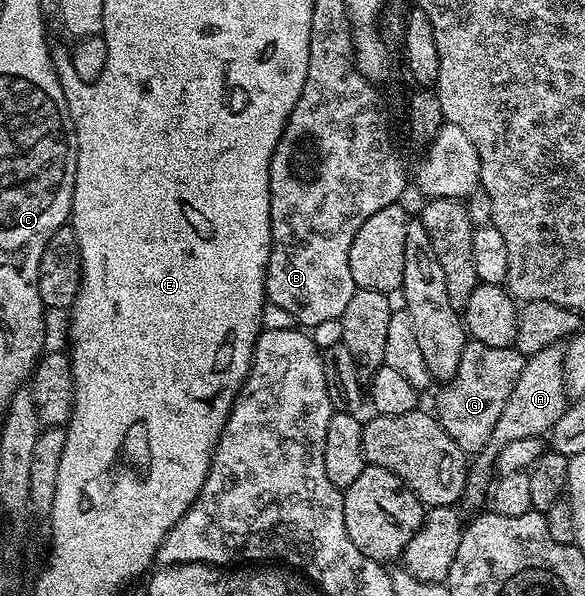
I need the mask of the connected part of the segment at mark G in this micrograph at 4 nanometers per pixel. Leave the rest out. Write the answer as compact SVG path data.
M475 340L464 346L456 374L439 387L442 389L438 392L436 411L439 426L462 452L477 454L489 444L492 430L496 430L496 422L504 411L504 402L508 402L508 394L512 394L512 386L516 386L516 378L520 378L525 361L526 357L513 346L484 346L484 342Z

